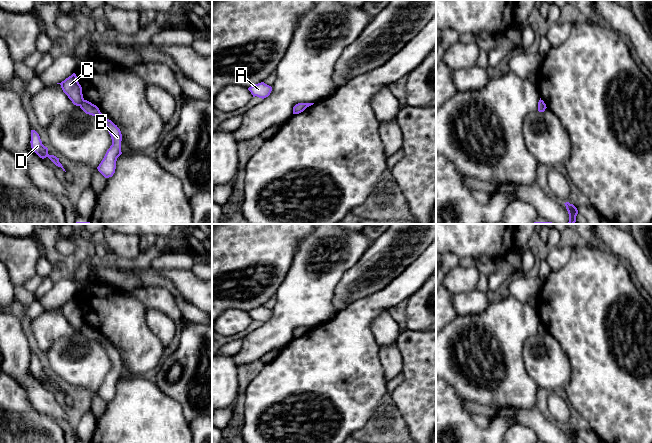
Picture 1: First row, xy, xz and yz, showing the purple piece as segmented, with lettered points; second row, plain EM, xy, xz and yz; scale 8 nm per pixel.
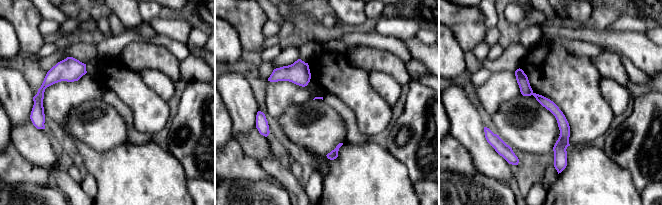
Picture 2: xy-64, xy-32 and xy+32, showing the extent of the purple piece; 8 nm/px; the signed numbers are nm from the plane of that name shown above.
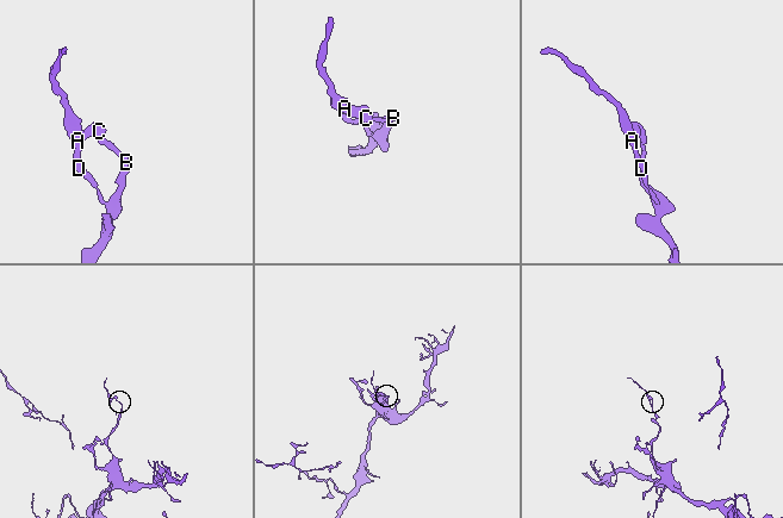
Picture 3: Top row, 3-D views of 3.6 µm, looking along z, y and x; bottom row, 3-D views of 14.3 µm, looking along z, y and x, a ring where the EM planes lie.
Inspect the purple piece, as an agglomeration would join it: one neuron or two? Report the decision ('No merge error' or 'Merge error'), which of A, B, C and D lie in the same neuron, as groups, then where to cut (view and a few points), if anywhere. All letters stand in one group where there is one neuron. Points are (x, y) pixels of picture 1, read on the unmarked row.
Merge error. Groups: A C D / B. Split along xy (84, 324), (79, 329)

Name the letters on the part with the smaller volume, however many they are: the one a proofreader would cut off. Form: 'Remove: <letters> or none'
Remove: A, C, D

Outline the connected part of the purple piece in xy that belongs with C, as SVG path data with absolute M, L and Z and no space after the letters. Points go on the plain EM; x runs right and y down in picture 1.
M75 297L66 302L61 307L57 308L61 309L63 316L68 320L68 322L72 325L74 329L80 330L81 327L84 325L82 311L78 306Z

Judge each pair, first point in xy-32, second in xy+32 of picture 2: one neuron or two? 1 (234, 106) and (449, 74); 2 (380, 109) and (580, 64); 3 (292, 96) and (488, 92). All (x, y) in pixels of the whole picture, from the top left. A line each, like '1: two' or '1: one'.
1: two
2: one
3: one

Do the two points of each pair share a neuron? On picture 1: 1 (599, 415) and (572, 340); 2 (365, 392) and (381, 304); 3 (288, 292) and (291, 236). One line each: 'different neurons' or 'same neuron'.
1: same neuron
2: same neuron
3: different neurons

